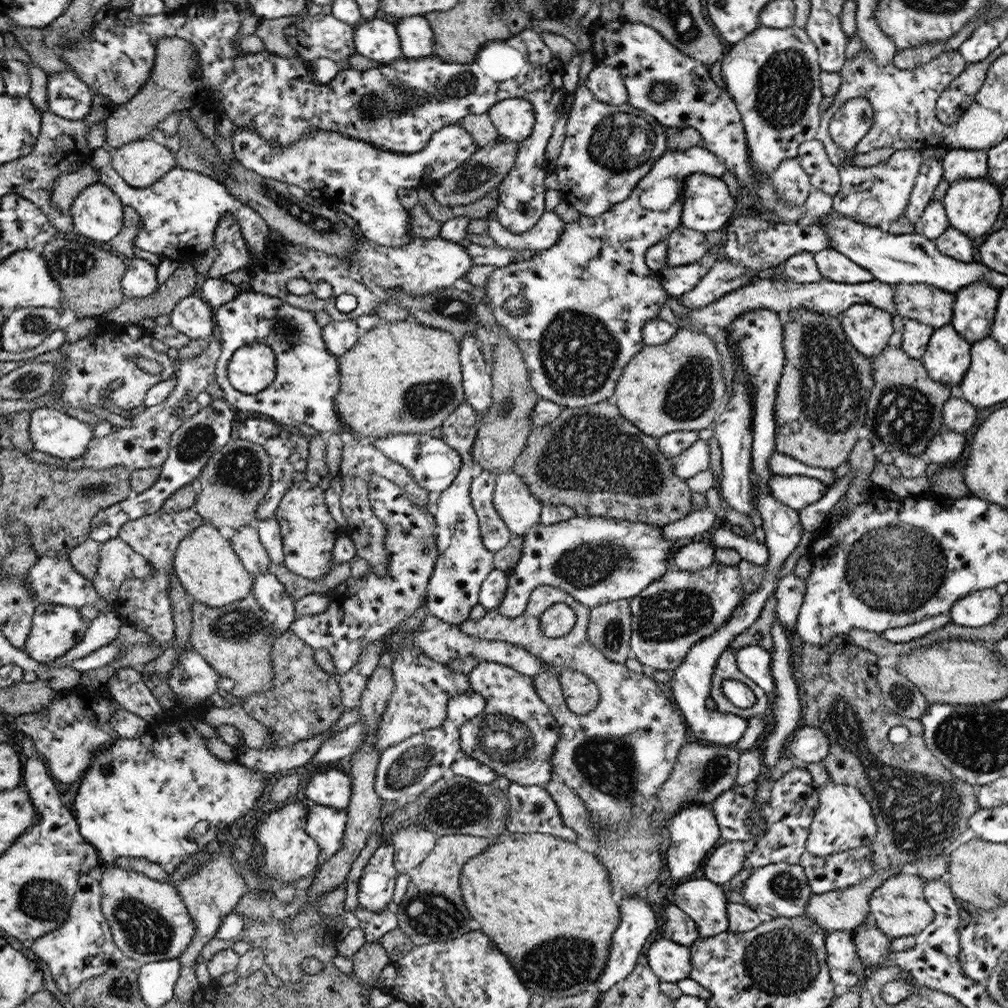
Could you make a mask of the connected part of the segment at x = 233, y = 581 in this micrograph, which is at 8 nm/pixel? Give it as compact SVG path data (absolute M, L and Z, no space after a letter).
M206 523L180 542L175 550L174 573L195 602L210 607L224 607L243 601L255 588L254 577L235 553L232 542L222 537L218 527Z

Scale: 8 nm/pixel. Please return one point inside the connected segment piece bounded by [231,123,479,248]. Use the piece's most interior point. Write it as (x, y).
(347, 174)

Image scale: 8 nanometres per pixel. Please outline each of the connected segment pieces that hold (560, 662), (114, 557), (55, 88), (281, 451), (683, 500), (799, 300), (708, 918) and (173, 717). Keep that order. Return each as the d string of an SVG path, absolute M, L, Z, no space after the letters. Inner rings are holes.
M537 586L530 594L525 611L516 618L506 618L497 609L488 610L479 620L466 619L460 626L464 634L492 642L502 641L521 646L539 658L547 669L533 677L537 695L548 705L560 727L560 740L556 743L551 763L555 778L569 786L584 801L589 814L599 824L609 824L611 831L599 840L596 858L607 868L613 890L620 890L622 896L640 894L656 882L662 870L663 855L660 849L660 833L655 825L658 791L670 776L678 753L686 742L687 726L679 708L668 695L664 686L647 673L634 673L622 663L608 660L587 637L591 608L580 605L570 594L554 586ZM564 603L574 609L574 628L558 638L548 638L540 626L540 615L552 604ZM563 668L573 668L585 674L599 688L600 698L596 708L588 714L574 714L568 707L561 689L559 672Z
M120 538L107 540L100 545L99 567L92 581L100 597L111 605L125 580L144 581L151 573L151 566Z
M74 70L51 73L47 91L48 110L60 118L83 120L91 112L93 96Z
M247 418L238 428L240 439L249 440L263 446L271 458L271 489L258 506L257 522L266 521L275 517L276 509L294 482L306 479L308 466L309 438L303 434L290 433L282 424L276 424L264 419Z
M602 401L584 408L562 408L558 418L544 426L533 427L526 446L513 467L524 479L532 497L543 505L569 506L576 517L604 517L664 527L688 515L692 492L688 480L676 477L674 460L662 455L659 437L640 432L624 418L614 401Z
M756 278L750 284L731 290L721 296L718 300L713 300L712 304L702 308L688 310L690 318L694 324L701 324L708 331L713 331L716 327L726 330L727 326L734 319L743 315L743 312L752 309L770 309L774 312L784 312L790 309L811 310L815 313L829 314L830 316L840 317L847 308L853 304L870 304L888 311L893 317L897 315L895 307L895 288L879 280L871 280L869 283L860 284L840 284L830 282L824 278L818 282L797 283L792 280L760 279Z
M693 877L676 884L674 890L674 904L696 923L700 939L727 931L728 901L720 884Z
M187 649L183 650L183 652L179 654L178 660L174 660L177 663L174 665L168 679L170 688L175 692L178 701L164 708L163 714L158 716L154 722L150 723L149 729L146 731L146 734L144 734L144 737L134 739L116 738L109 748L102 753L97 754L93 758L89 768L86 770L86 773L84 773L84 778L77 782L76 788L73 791L75 801L72 802L71 807L76 813L76 818L79 819L80 834L83 835L89 843L92 843L92 846L95 846L96 850L99 850L100 858L105 866L114 865L115 860L119 856L145 858L148 862L159 864L164 868L166 874L169 875L174 872L174 870L176 870L188 856L192 856L193 854L204 850L209 842L212 842L212 840L217 838L218 824L230 824L230 822L234 822L237 818L240 818L241 816L243 817L254 806L254 802L262 796L262 792L266 790L267 778L262 775L262 771L254 771L254 769L244 766L237 759L230 763L217 759L210 753L210 751L208 751L208 747L206 747L206 738L197 734L197 731L190 725L188 719L190 720L191 718L194 718L198 721L202 721L206 717L208 710L212 707L209 698L214 692L217 692L217 682L219 682L219 679L222 676L198 651L194 651L193 649L189 652L186 651ZM202 820L208 822L208 830L206 830L205 834L197 834L194 831L194 825L198 824L198 822L202 822Z

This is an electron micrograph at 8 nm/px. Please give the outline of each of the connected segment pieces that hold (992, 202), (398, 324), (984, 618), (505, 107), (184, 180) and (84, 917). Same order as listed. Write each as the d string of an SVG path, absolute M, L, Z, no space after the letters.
M969 178L951 182L941 201L944 203L945 213L950 222L949 226L975 239L990 232L990 228L994 226L1000 206L1002 206L1000 197L1000 190L992 180Z
M415 320L387 322L386 325L376 325L372 330L362 334L354 348L338 358L341 376L340 390L338 396L335 398L335 402L336 407L338 407L339 418L343 419L343 426L347 426L349 432L357 434L357 436L360 436L358 440L367 444L370 444L372 438L388 436L389 434L420 434L428 433L429 431L434 433L434 428L441 426L450 414L454 413L458 406L462 405L462 402L464 402L464 392L462 392L463 372L460 372L462 355L459 353L459 345L460 344L454 335L450 334L447 330L426 326Z
M983 589L963 597L949 610L951 622L976 628L990 624L1002 614L1002 597L995 589Z
M524 98L498 101L487 114L490 115L498 134L519 144L530 136L536 125L532 102Z
M103 147L94 150L90 160L93 169L98 172L99 182L111 187L121 199L123 206L131 206L141 216L143 225L137 232L133 244L145 252L177 261L198 260L200 254L208 250L215 240L216 228L226 214L236 215L243 231L252 258L260 260L268 252L268 223L246 203L232 195L218 178L212 178L199 171L175 167L166 176L146 188L136 188L111 165L109 153Z
M89 872L81 874L78 892L69 910L67 921L52 933L28 943L30 950L44 961L46 971L55 986L65 995L71 996L83 984L105 974L125 958L120 948L116 947L111 925L103 914L103 889L99 882Z

